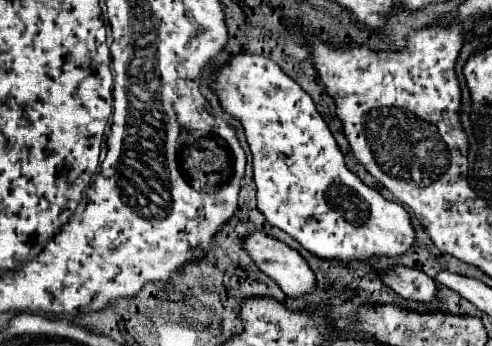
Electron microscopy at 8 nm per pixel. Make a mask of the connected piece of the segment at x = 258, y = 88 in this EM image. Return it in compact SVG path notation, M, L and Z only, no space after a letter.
M248 52L232 56L214 72L208 86L216 92L224 112L236 118L244 128L252 152L258 210L272 226L288 232L312 254L320 258L336 258L340 262L398 256L414 244L414 228L408 212L400 204L384 200L374 188L368 188L346 168L344 156L312 98L290 76L286 76L276 62Z

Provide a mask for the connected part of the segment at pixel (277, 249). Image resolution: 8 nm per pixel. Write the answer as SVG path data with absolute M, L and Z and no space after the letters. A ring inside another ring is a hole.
M250 232L248 236L242 238L242 248L252 256L254 264L268 276L272 278L288 296L296 298L296 296L302 296L302 294L308 294L314 290L316 286L316 278L314 278L314 272L308 268L306 260L294 250L290 248L288 244L280 242L278 238L266 234L266 232Z

